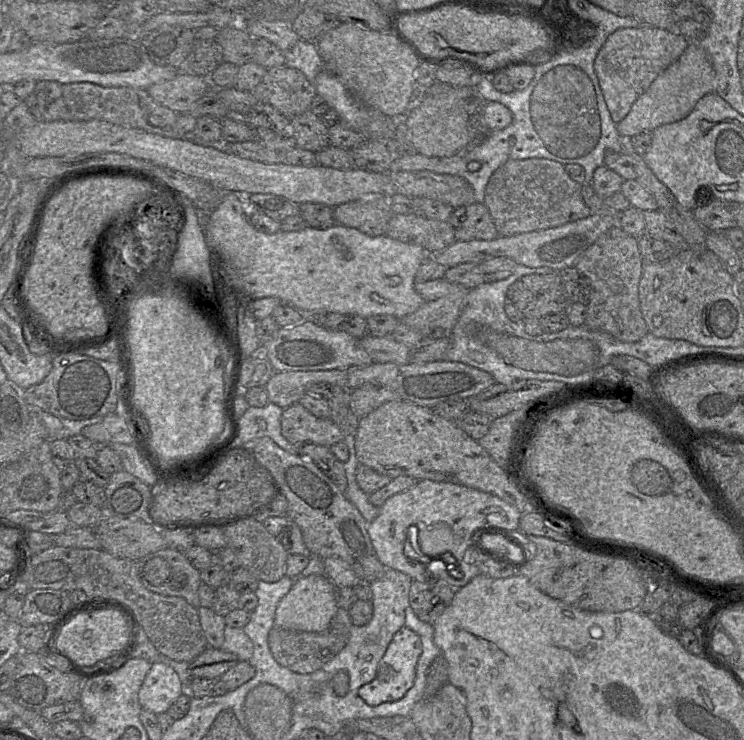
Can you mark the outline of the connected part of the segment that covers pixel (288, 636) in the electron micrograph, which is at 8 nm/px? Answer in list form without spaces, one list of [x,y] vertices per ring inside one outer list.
[[[338,608],[324,632],[304,632],[274,625],[268,635],[268,646],[273,658],[282,667],[295,673],[309,674],[319,670],[346,646],[351,627],[352,621],[348,609]]]

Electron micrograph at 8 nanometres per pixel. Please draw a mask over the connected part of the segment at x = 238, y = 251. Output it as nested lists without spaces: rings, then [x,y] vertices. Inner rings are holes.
[[[228,192],[218,206],[204,216],[204,235],[208,247],[220,259],[225,283],[246,300],[273,297],[304,314],[336,312],[365,319],[376,315],[402,319],[424,303],[415,290],[415,276],[429,255],[418,244],[405,243],[386,234],[372,237],[341,224],[326,229],[306,226],[299,231],[266,234],[256,230],[249,222],[249,210],[244,197]]]

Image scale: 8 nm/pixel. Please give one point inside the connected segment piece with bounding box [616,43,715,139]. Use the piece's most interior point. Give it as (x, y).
(671, 97)

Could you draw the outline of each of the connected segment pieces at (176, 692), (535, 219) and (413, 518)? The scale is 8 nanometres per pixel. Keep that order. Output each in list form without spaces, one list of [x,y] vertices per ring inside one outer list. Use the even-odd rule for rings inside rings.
[[[161,661],[151,663],[138,693],[138,700],[143,710],[156,715],[165,713],[185,691],[177,672]]]
[[[545,158],[508,161],[490,177],[484,204],[499,236],[546,230],[588,217],[592,214],[581,194],[582,184],[575,182],[562,163]]]
[[[419,480],[415,486],[389,497],[384,504],[379,507],[377,517],[368,524],[368,534],[379,561],[386,568],[401,571],[410,576],[412,580],[417,581],[427,581],[430,578],[439,577],[453,588],[461,588],[472,578],[480,575],[481,572],[478,567],[472,563],[471,557],[471,565],[468,565],[467,567],[467,574],[463,574],[461,579],[454,579],[453,576],[448,573],[448,566],[453,566],[456,561],[453,554],[449,552],[451,549],[452,538],[457,538],[458,532],[458,543],[468,543],[469,545],[481,531],[499,531],[499,533],[505,533],[507,530],[516,530],[519,528],[521,514],[522,513],[519,512],[517,508],[508,504],[498,496],[488,492],[483,492],[452,482]],[[411,525],[418,528],[418,543],[422,553],[428,556],[439,556],[441,557],[440,560],[442,559],[446,564],[443,564],[440,560],[434,560],[431,562],[433,567],[429,567],[429,564],[420,563],[405,555],[404,546],[407,531]]]

